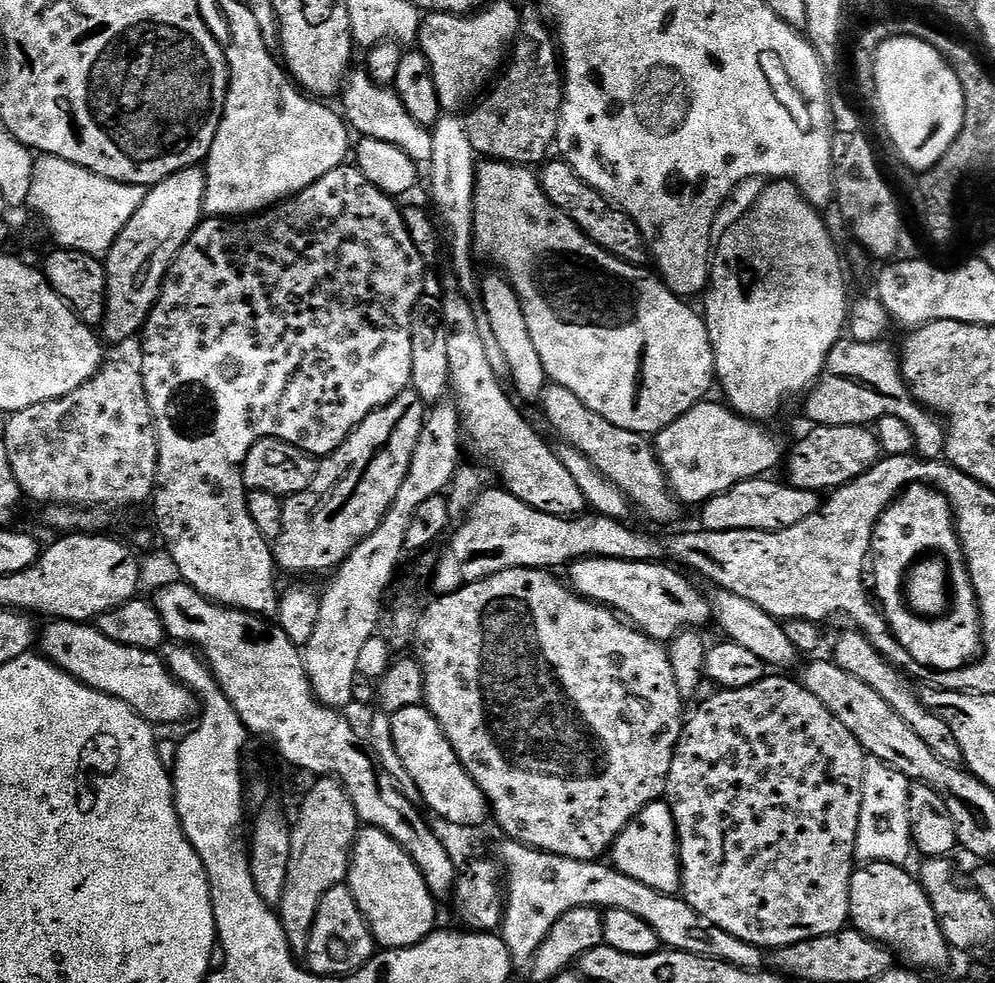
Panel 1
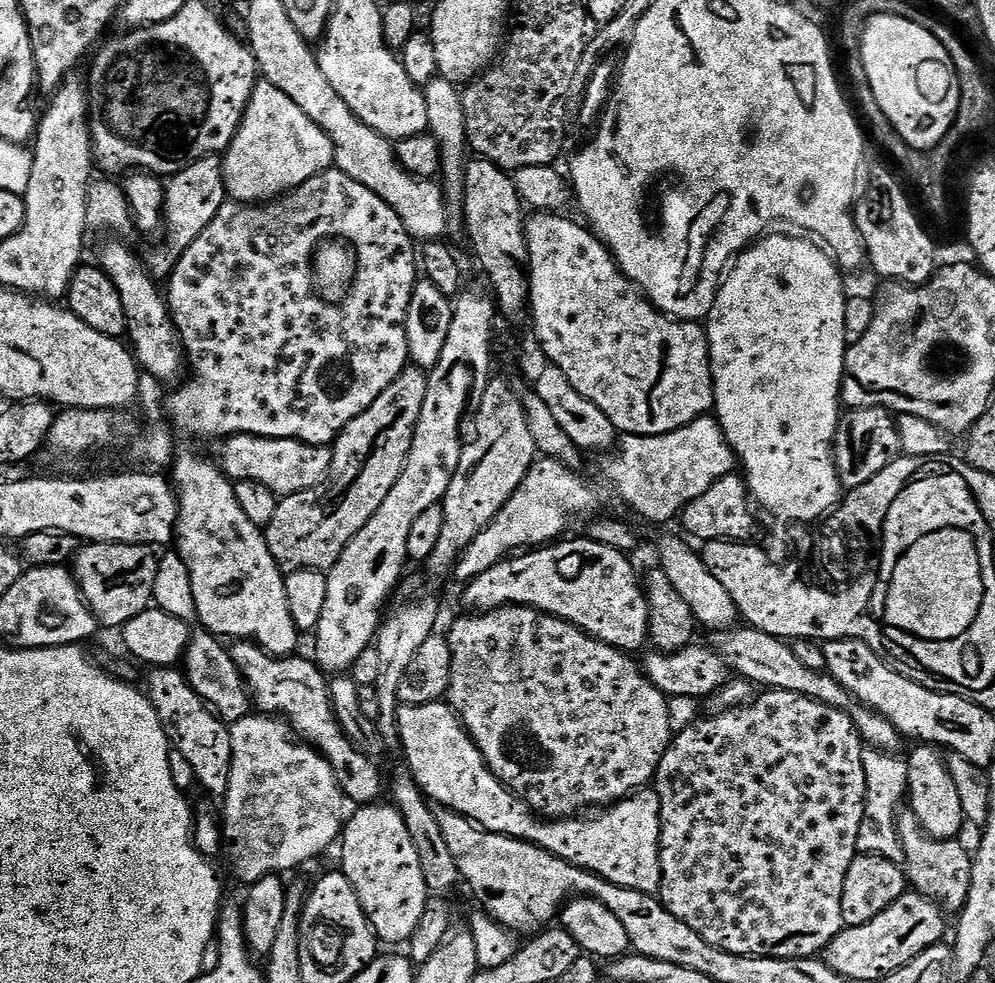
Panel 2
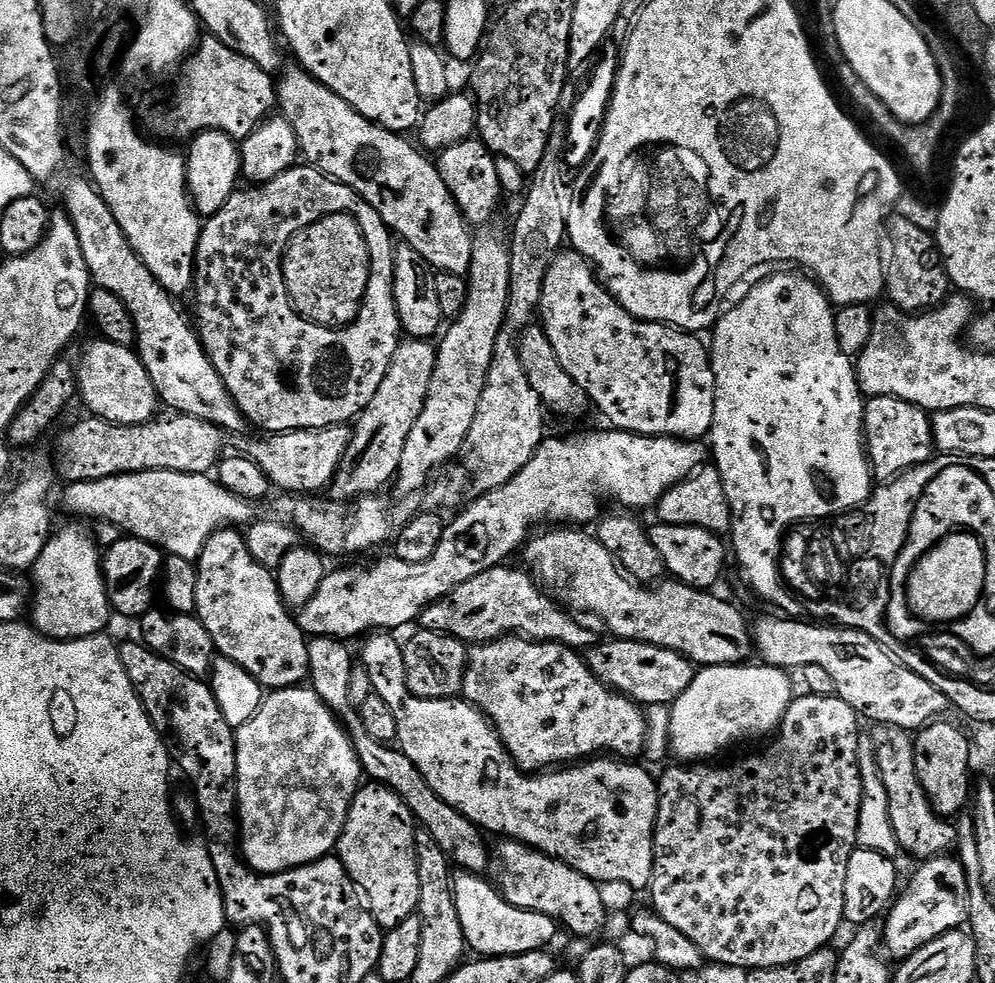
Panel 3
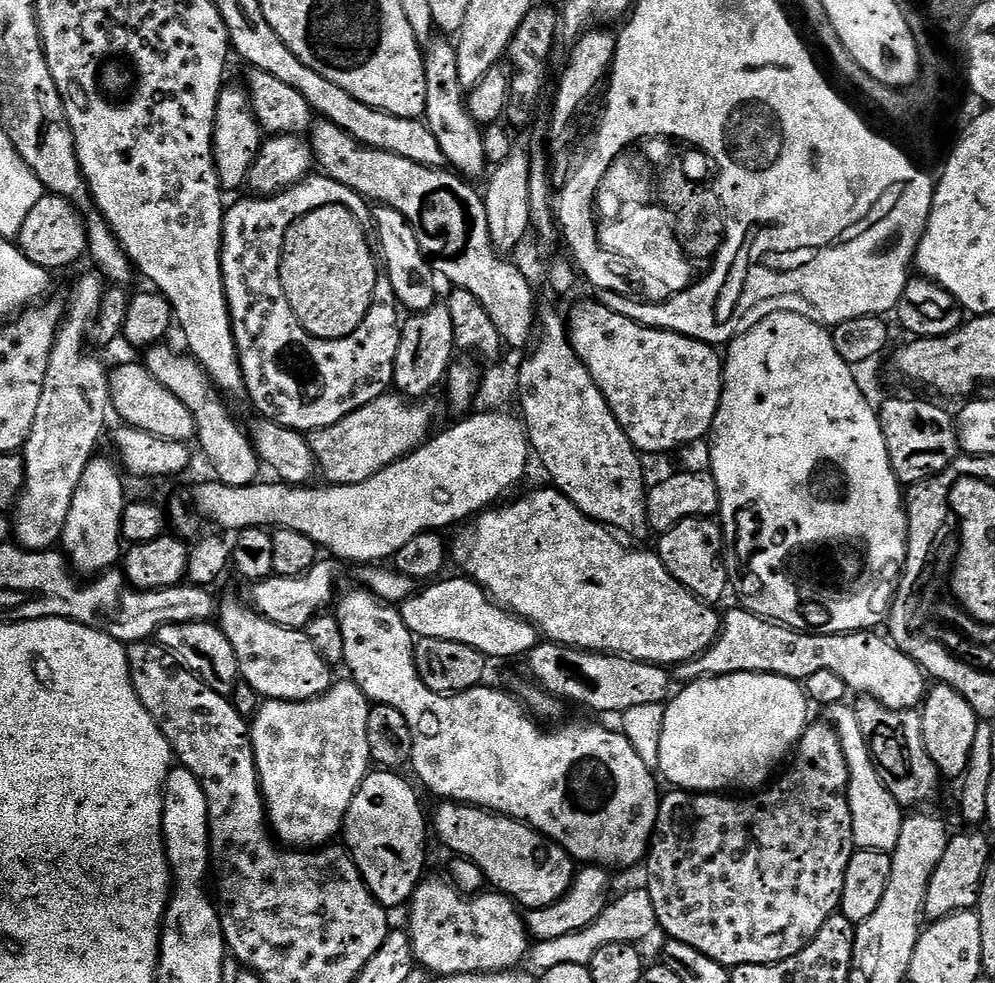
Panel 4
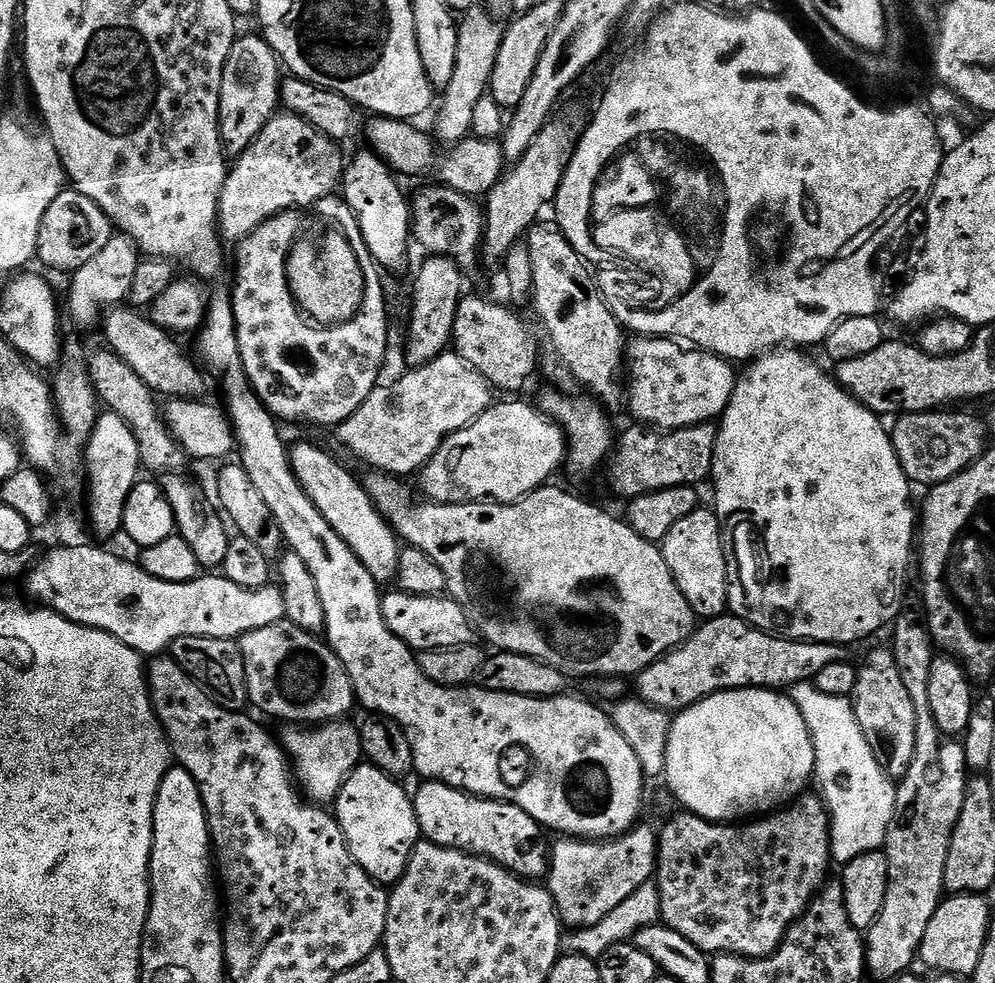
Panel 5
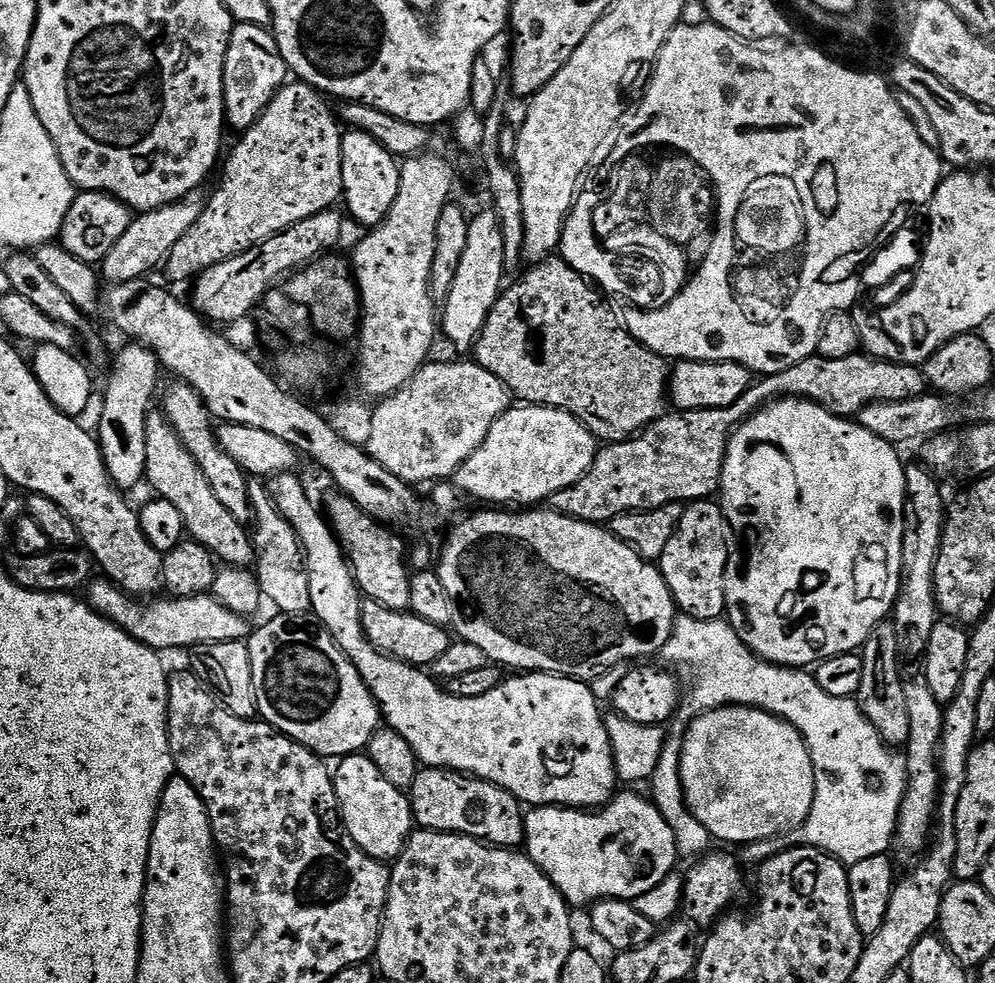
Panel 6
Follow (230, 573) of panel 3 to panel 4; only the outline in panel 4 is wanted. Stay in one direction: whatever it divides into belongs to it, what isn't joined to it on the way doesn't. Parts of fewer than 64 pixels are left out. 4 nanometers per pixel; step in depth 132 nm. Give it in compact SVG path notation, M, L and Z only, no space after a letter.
M228 600L218 608L218 623L230 640L230 646L234 646L243 683L249 684L257 697L264 700L303 702L323 696L334 683L333 669L320 657L318 650L310 646L307 631L278 626L244 604Z

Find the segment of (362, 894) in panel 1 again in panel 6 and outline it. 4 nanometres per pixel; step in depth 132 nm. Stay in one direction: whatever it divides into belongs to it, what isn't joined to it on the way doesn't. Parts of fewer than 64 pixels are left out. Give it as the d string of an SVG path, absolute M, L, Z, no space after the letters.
M367 754L345 756L337 764L336 801L340 803L340 818L348 836L367 856L381 862L395 861L414 831L411 799L382 778L382 770L370 762Z

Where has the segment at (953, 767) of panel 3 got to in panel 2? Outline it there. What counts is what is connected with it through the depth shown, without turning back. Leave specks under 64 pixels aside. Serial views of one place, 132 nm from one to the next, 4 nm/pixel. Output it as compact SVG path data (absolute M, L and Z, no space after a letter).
M916 746L906 756L908 761L907 807L918 818L920 829L935 840L955 840L966 828L962 814L962 802L958 799L958 789L950 779L950 770L945 753L936 746Z

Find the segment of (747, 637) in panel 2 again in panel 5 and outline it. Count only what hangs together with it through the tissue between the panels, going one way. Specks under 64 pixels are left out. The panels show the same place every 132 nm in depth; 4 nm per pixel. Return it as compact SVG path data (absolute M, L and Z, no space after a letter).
M375 470L367 473L362 483L370 498L376 503L380 515L388 521L393 532L407 547L417 548L431 558L433 562L446 574L447 595L464 608L468 622L473 629L485 640L485 645L493 644L493 649L501 652L513 652L534 658L554 670L558 670L565 678L572 676L596 676L595 678L632 678L646 666L662 658L667 652L679 648L697 627L698 620L692 608L682 598L682 590L674 582L670 570L666 566L663 551L653 541L642 538L628 525L627 519L611 516L603 512L596 504L583 500L580 496L571 496L560 488L545 486L523 496L514 504L497 504L495 502L477 502L475 504L434 504L412 500L412 492L407 488L405 481L398 476L390 476Z

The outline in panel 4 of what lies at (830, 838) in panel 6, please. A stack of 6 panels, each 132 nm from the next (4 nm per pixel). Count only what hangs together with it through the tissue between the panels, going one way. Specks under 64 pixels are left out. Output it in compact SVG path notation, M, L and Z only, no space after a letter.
M841 702L827 709L827 719L836 729L842 742L846 762L848 763L848 801L852 815L852 839L857 849L869 848L875 852L891 854L898 846L898 834L902 830L905 809L893 798L890 790L882 786L882 778L878 778L878 770L870 762L870 750L866 738L862 738L862 730L858 726L855 707L851 703Z

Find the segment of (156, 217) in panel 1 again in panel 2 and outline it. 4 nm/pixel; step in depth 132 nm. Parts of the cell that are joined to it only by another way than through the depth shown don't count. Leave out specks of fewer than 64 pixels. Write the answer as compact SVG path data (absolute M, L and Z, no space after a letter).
M219 155L207 156L167 181L164 189L164 214L162 217L163 231L168 231L168 248L160 248L146 256L146 267L157 281L164 282L171 277L181 254L214 222L214 214L226 203L224 190L224 166Z

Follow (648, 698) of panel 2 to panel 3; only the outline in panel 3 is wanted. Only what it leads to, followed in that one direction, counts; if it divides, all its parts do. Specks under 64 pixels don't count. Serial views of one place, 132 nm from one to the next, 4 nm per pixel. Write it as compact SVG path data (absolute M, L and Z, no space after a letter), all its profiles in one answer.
M519 634L475 645L468 653L463 699L484 713L521 772L540 774L557 766L583 762L597 754L636 758L643 753L646 726L644 712L636 701L607 688L588 668L585 657L564 644L546 644Z

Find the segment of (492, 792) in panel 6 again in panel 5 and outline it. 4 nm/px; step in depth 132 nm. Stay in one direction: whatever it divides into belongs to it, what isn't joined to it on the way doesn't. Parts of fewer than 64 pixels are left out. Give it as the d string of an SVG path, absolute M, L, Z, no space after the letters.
M424 782L421 785L414 792L414 803L420 835L427 843L482 856L523 880L540 882L547 877L554 860L548 853L549 837L538 821L526 814L526 810L507 804L505 800L470 796L445 784Z

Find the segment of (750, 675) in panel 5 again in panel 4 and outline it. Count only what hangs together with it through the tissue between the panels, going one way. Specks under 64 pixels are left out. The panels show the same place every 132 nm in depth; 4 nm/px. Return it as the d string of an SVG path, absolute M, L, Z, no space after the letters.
M733 606L723 613L720 633L716 641L694 660L687 660L675 669L680 682L691 682L705 676L729 676L739 672L761 672L771 676L785 676L804 682L810 675L837 675L848 690L860 696L873 696L890 710L916 710L923 705L926 695L926 675L891 639L884 640L875 631L847 632L841 636L818 636L797 632L783 624L764 620Z

